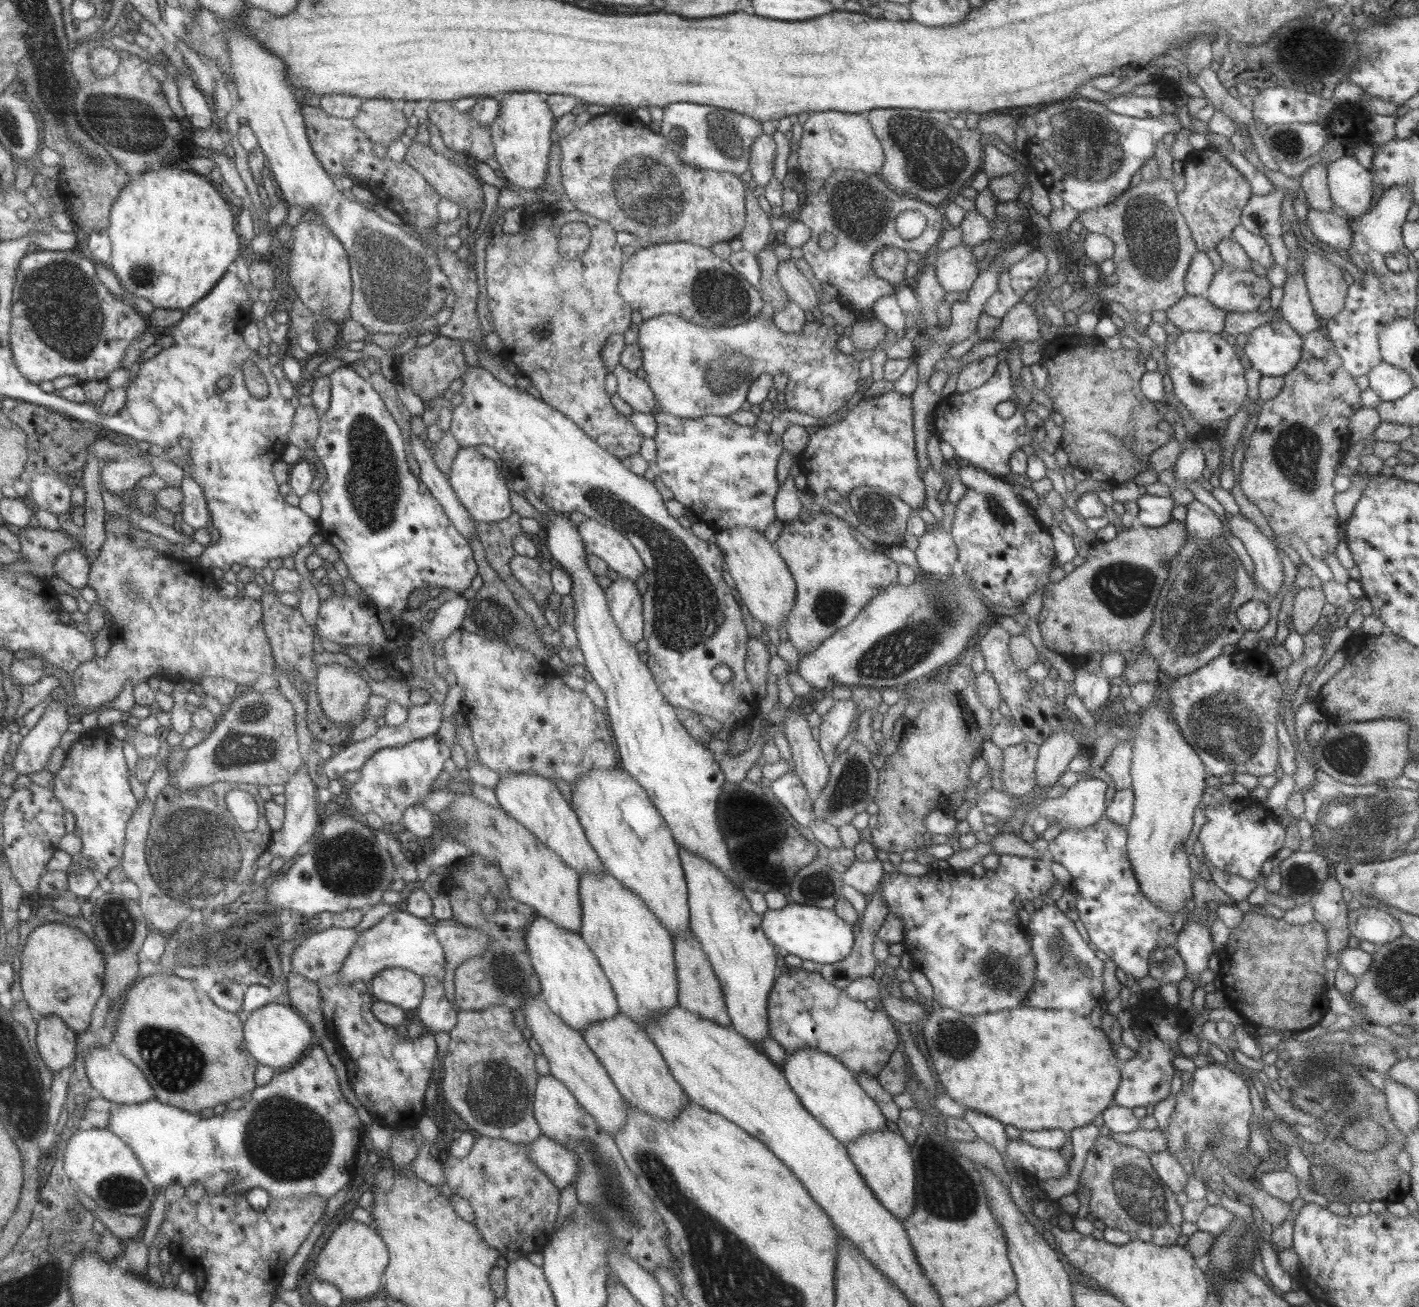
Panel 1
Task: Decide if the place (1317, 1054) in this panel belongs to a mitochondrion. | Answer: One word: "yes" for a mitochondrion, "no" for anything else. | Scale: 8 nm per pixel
yes

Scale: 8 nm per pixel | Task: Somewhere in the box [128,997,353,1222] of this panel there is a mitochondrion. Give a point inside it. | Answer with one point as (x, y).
(286, 1141)

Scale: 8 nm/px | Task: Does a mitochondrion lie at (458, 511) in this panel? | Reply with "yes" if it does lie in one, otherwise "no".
no

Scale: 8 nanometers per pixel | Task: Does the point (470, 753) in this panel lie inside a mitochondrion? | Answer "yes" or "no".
no

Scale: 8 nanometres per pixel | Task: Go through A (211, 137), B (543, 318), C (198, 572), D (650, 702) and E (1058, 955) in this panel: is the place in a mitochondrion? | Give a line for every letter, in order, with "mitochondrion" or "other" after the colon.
A: other
B: mitochondrion
C: other
D: other
E: mitochondrion

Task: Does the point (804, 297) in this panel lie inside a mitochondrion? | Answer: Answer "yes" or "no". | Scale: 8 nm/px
no

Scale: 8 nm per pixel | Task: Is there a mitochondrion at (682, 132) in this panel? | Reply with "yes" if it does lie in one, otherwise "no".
yes

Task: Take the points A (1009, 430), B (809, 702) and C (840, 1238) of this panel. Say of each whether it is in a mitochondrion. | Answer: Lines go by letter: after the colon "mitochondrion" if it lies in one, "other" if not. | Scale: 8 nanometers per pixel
A: other
B: other
C: other

